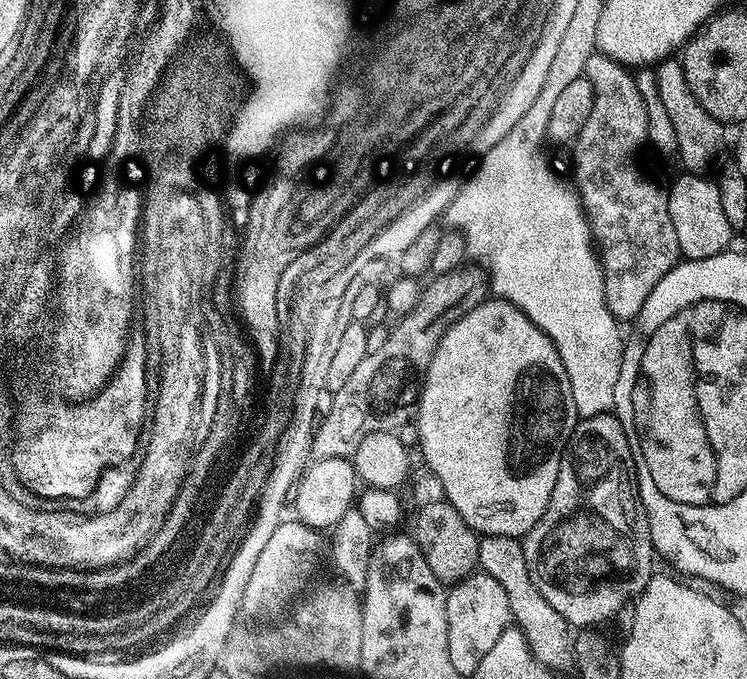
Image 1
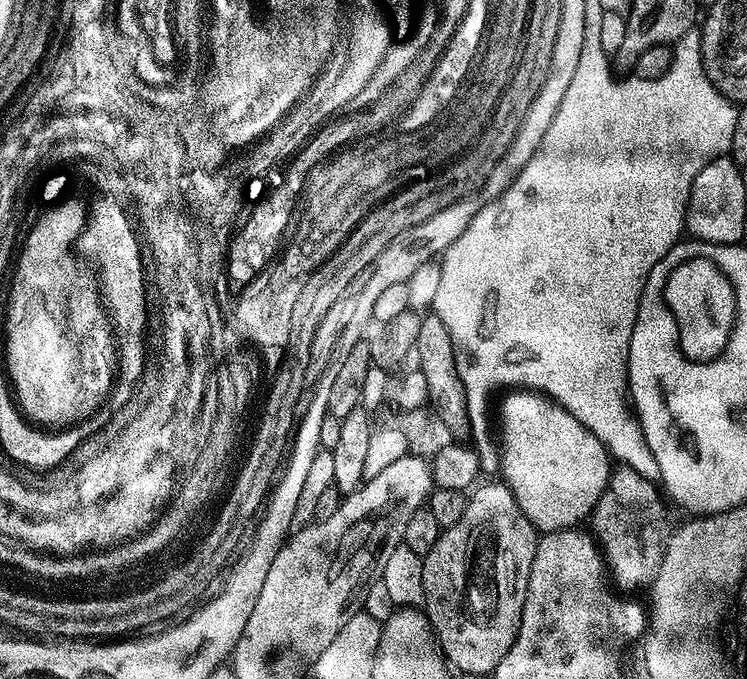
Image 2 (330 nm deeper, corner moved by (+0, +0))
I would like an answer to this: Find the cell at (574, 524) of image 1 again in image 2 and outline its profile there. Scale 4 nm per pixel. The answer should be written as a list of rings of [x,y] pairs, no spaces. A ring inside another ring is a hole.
[[[623,466],[613,471],[607,491],[592,511],[590,528],[601,542],[603,555],[617,585],[640,588],[643,584],[644,587],[651,585],[656,579],[670,535],[669,505],[666,500],[664,505],[663,499],[661,489],[653,481],[642,478],[642,474]]]

